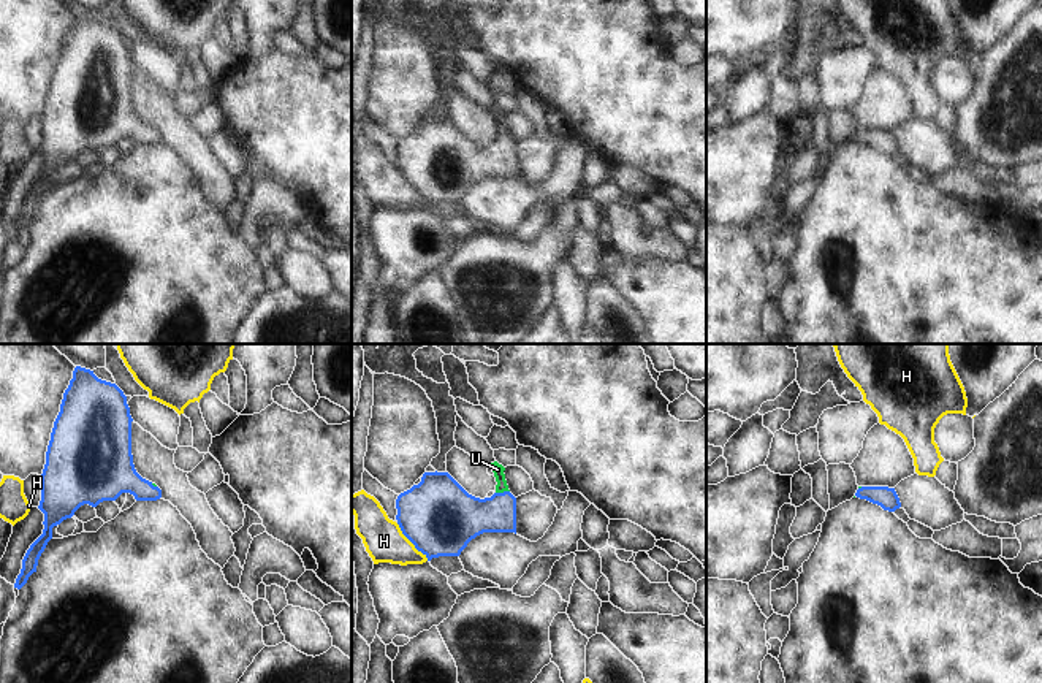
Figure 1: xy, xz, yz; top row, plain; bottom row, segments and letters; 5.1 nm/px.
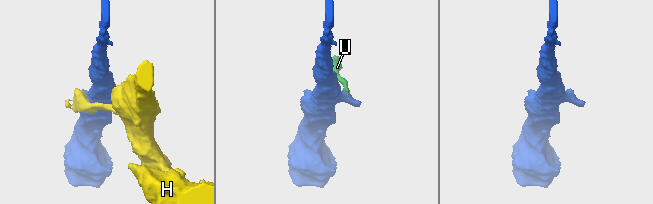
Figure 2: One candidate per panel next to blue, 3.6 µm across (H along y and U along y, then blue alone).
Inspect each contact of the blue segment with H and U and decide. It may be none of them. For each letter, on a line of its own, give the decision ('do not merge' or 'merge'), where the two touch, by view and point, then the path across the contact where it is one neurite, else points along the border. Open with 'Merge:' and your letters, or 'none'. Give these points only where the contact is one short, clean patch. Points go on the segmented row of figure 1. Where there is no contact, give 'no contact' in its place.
Merge: U
H: do not merge | xz (410, 541)
U: merge | xz (504, 492) | across xz (463, 517), (482, 515), (504, 492), (498, 469)

